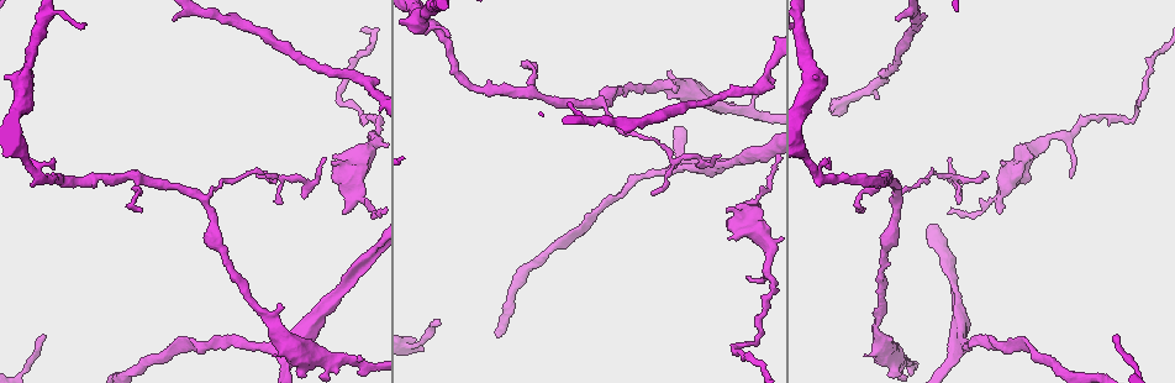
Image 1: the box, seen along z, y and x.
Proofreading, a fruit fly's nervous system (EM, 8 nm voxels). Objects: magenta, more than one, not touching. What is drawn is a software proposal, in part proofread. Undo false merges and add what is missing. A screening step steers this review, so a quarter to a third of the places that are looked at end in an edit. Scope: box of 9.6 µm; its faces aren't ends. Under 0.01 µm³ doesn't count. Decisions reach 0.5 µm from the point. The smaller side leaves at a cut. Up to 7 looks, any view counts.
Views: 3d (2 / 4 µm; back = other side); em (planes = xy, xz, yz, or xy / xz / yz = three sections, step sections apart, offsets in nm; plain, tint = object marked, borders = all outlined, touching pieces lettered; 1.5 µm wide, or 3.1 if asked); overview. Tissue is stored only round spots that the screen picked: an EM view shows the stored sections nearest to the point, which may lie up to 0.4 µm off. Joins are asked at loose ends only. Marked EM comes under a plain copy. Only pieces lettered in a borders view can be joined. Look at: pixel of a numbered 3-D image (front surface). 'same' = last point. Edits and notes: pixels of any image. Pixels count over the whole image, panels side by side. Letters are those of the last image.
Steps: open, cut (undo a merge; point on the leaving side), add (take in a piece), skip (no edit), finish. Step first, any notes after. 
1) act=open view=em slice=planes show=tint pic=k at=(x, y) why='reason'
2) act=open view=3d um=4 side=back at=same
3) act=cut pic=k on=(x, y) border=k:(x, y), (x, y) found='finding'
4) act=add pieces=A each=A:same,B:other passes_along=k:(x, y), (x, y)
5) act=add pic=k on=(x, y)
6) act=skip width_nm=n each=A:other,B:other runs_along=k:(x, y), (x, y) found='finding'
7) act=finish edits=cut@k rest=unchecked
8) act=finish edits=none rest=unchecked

act=open view=em slice=planes show=borders pic=1 at=(273, 328) why='thick turns thin'

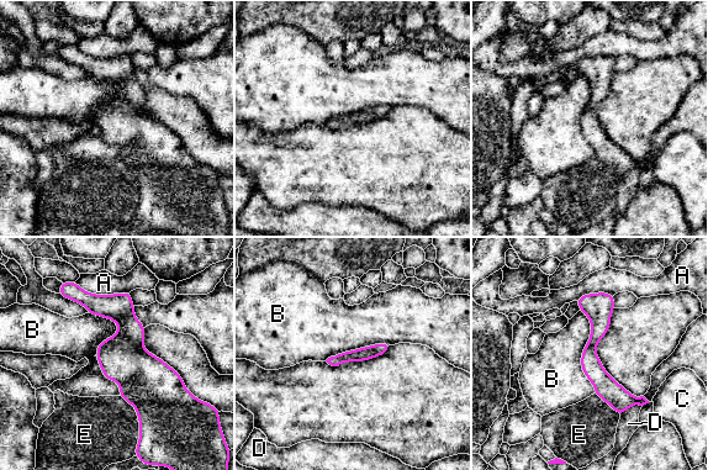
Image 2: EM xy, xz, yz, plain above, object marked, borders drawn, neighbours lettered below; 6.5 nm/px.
act=skip longest_contact=B:550nm each=A:other,B:other,C:other,D:other,E:other runs_along=2:(78, 292), (128, 326), (142, 424) found='all the same neuron'

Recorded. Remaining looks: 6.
act=open view=em um=3.1 slice=planes show=borders pic=1 at=(864, 211) why='tapers out'

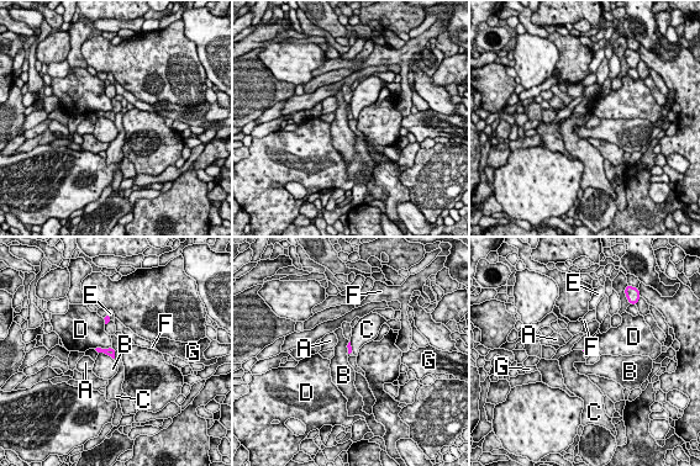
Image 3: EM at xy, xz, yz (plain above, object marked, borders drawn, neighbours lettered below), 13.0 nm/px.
act=skip longest_contact=D:220nm each=A:other,B:other,C:other,D:other,E:other,F:other,G:other border=3:(116, 350), (114, 359) found='no lettered piece goes on from it'

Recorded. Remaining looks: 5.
act=open view=em slice=planes show=borders pic=1 at=(44, 338) why='an open end'

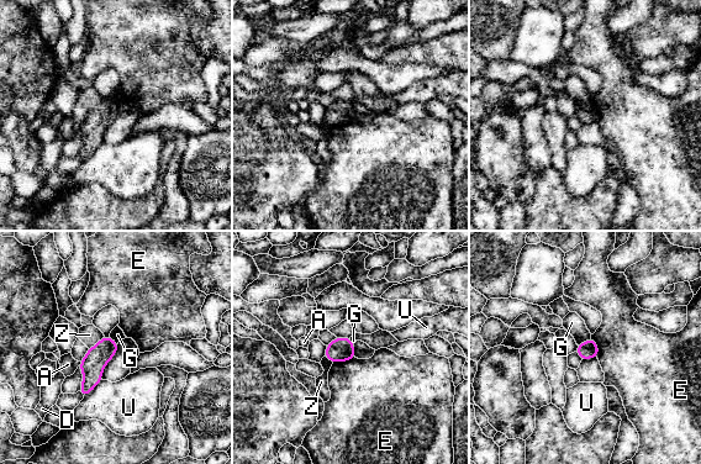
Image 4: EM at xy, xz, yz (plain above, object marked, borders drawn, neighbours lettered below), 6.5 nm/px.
act=skip each=A:other,D:other,E:other,G:other,U:other,Z:other border=4:(590, 336), (584, 342), (576, 344) found='no lettered piece goes on from it'

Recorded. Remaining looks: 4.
act=finish edits=none rest=unchecked

